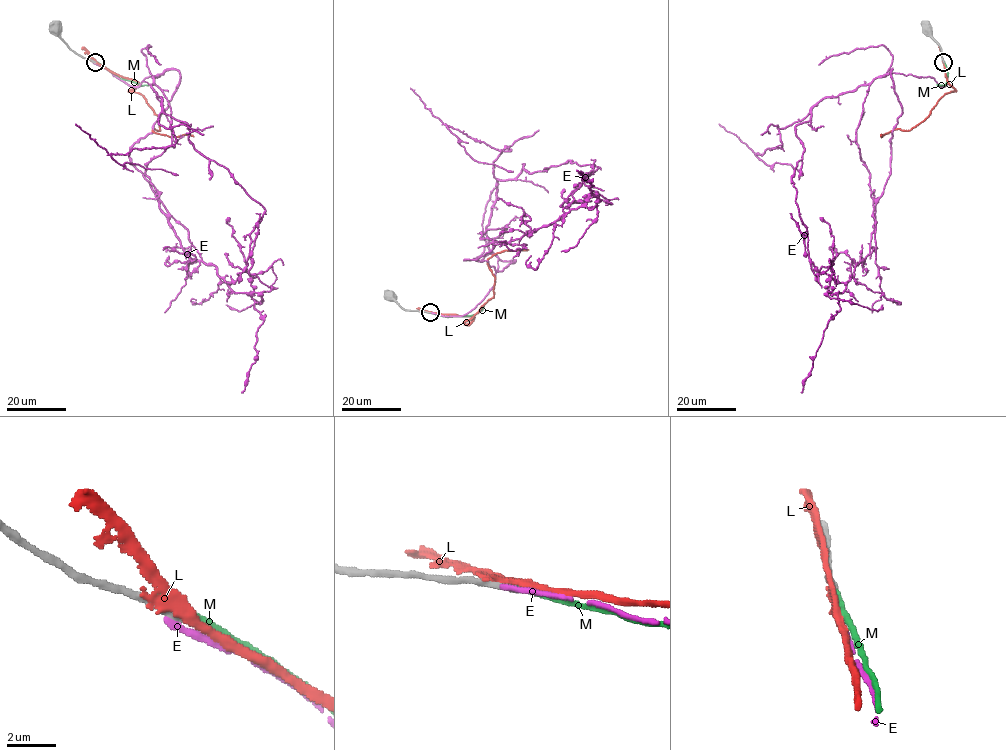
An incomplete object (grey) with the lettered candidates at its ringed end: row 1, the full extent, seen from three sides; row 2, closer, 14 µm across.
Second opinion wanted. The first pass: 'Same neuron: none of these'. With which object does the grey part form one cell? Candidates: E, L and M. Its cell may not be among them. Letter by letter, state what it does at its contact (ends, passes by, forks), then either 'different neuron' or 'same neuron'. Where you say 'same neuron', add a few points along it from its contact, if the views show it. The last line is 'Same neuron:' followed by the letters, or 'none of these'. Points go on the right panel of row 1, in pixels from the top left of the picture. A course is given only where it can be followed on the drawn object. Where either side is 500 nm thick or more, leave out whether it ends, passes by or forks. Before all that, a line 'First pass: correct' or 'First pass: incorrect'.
First pass: correct
E: it ends there; different neuron
L: it passes by; different neuron
M: it ends there; different neuron
Same neuron: none of these

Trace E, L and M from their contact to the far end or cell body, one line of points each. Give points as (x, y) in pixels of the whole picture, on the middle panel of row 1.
E: (428, 313), (467, 313), (493, 286), (488, 242), (507, 225), (487, 229), (507, 243), (591, 209), (576, 170)
L: (427, 311), (471, 316), (467, 324), (465, 322), (493, 296), (495, 279), (487, 260), (504, 251), (529, 249)
M: (428, 312), (443, 316), (465, 316), (479, 312), (484, 306)

